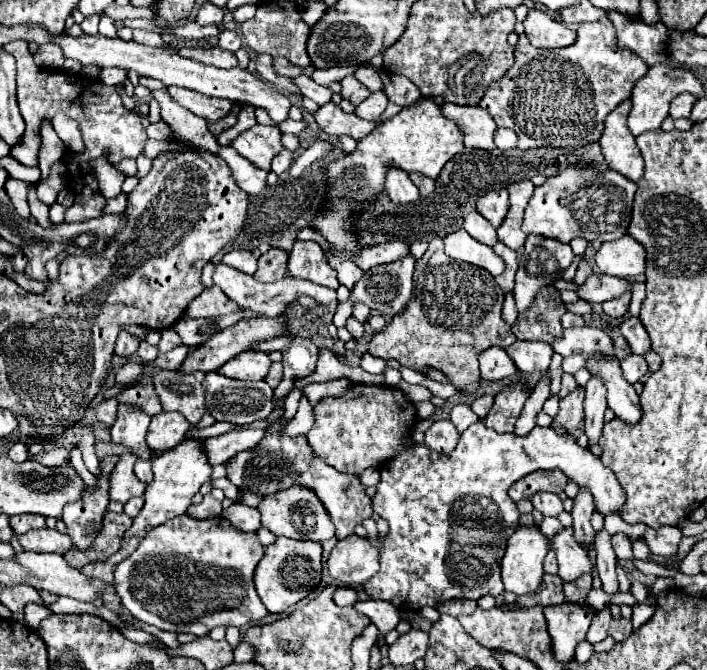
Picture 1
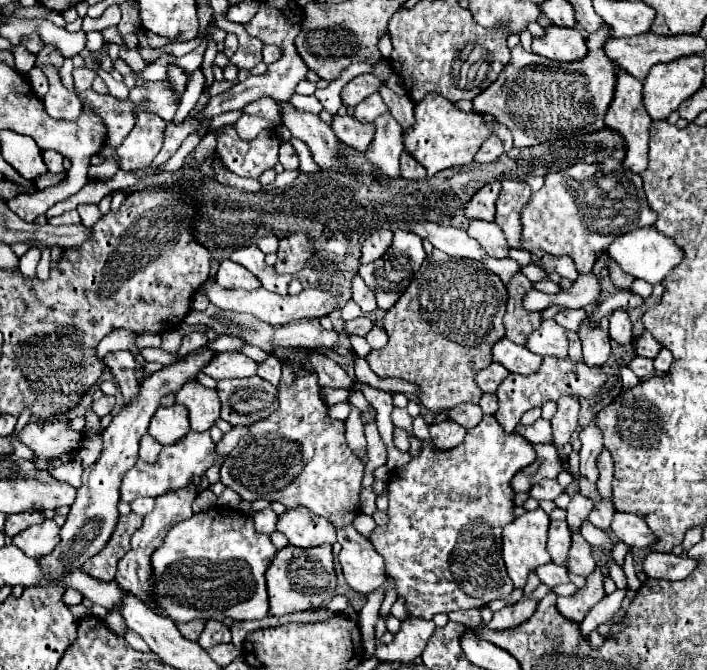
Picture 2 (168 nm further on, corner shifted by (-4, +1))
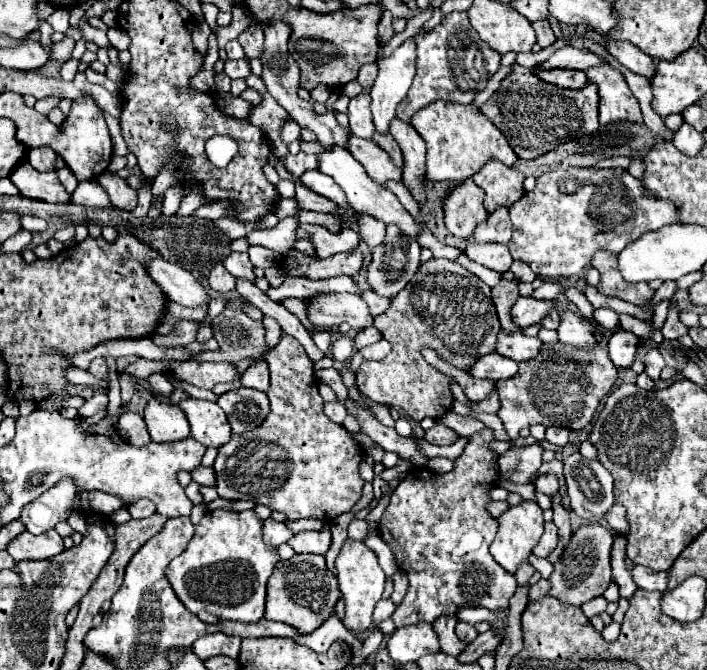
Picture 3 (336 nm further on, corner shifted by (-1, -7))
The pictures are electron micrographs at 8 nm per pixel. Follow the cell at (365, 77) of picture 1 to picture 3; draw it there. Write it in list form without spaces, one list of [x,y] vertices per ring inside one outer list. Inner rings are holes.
[[[399,118],[391,120],[389,132],[403,150],[403,184],[417,204],[425,204],[425,142],[411,124],[403,124]]]

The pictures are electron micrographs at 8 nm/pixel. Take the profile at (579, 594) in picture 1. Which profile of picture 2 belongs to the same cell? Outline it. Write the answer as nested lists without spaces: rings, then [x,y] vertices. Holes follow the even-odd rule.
[[[572,534],[572,548],[570,548],[570,574],[576,576],[590,576],[596,568],[596,562],[592,558],[592,548],[590,544],[580,536],[580,534]]]

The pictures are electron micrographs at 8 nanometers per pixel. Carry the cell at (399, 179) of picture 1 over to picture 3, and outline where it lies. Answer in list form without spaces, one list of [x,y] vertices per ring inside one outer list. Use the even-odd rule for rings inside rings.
[[[415,36],[407,38],[391,56],[377,60],[379,76],[371,88],[371,112],[377,132],[387,132],[397,104],[409,92],[415,76]]]

